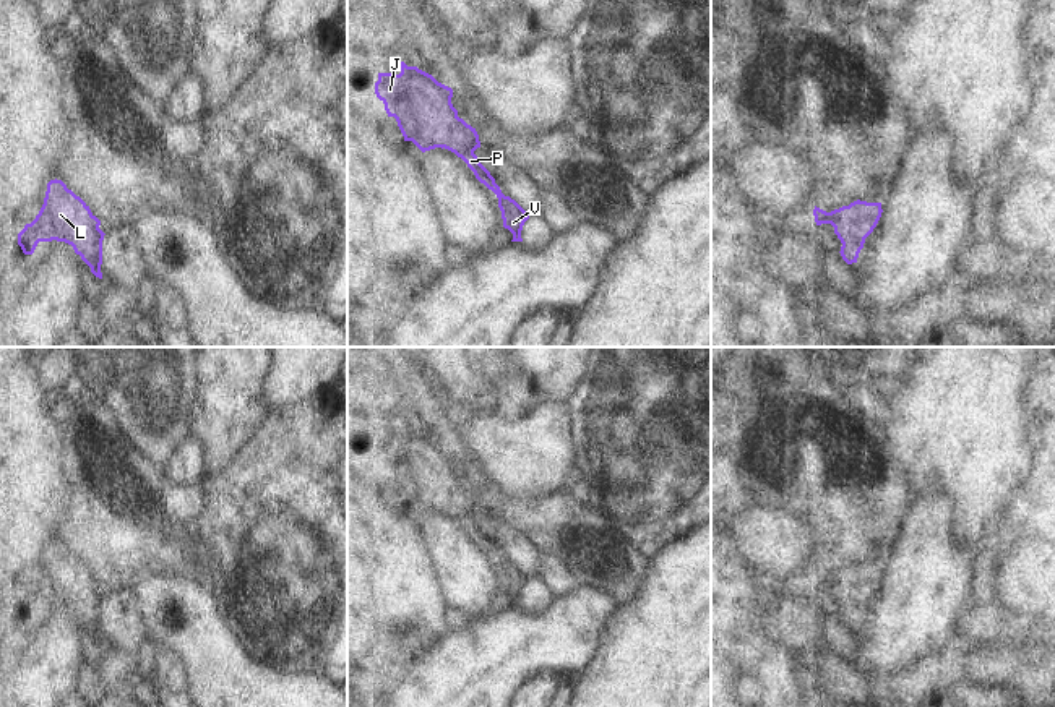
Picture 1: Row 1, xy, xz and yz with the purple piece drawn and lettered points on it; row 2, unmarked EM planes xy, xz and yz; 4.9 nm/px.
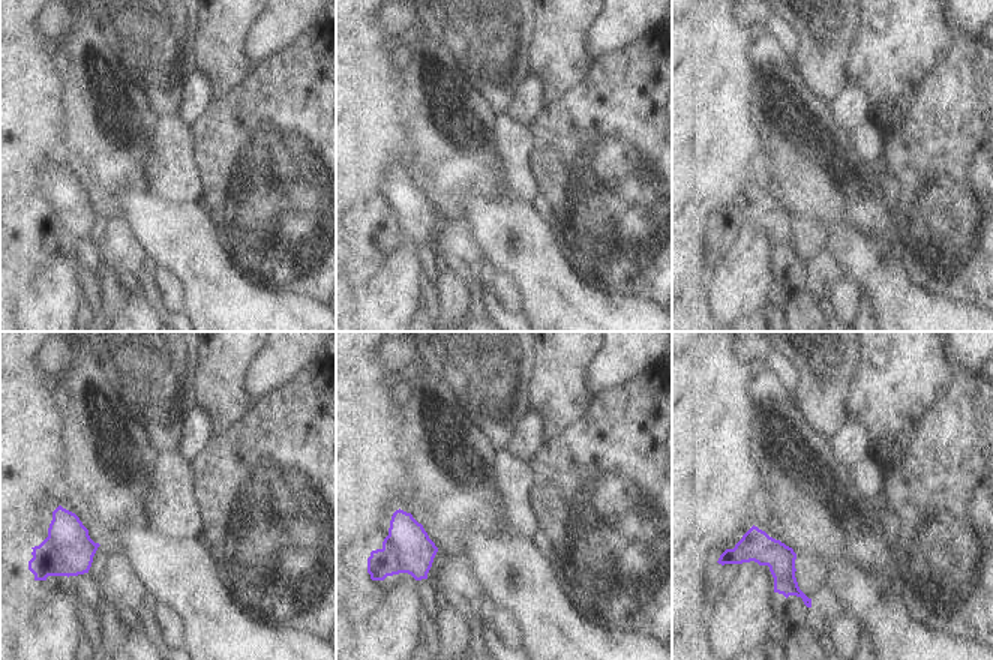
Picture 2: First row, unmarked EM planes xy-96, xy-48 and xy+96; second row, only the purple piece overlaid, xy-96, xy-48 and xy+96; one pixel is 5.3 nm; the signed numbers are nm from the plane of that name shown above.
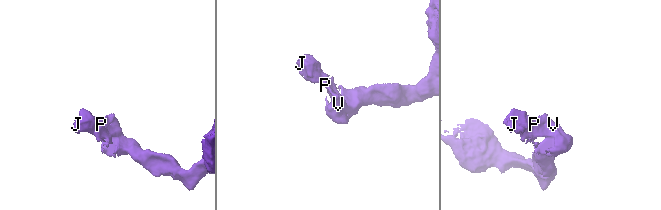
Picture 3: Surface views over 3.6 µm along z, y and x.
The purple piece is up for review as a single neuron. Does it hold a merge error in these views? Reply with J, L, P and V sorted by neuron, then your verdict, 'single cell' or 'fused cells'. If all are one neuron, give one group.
groups J L P V; single cell

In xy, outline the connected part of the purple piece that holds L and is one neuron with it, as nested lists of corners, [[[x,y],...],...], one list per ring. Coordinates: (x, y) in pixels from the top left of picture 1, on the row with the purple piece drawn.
[[[50,180],[44,204],[31,224],[18,234],[18,245],[24,255],[32,255],[39,242],[65,242],[102,279],[102,240],[101,221],[89,206],[76,196],[62,180]]]

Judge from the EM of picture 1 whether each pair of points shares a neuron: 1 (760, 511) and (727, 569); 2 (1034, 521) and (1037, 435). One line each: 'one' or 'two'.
1: two
2: one

